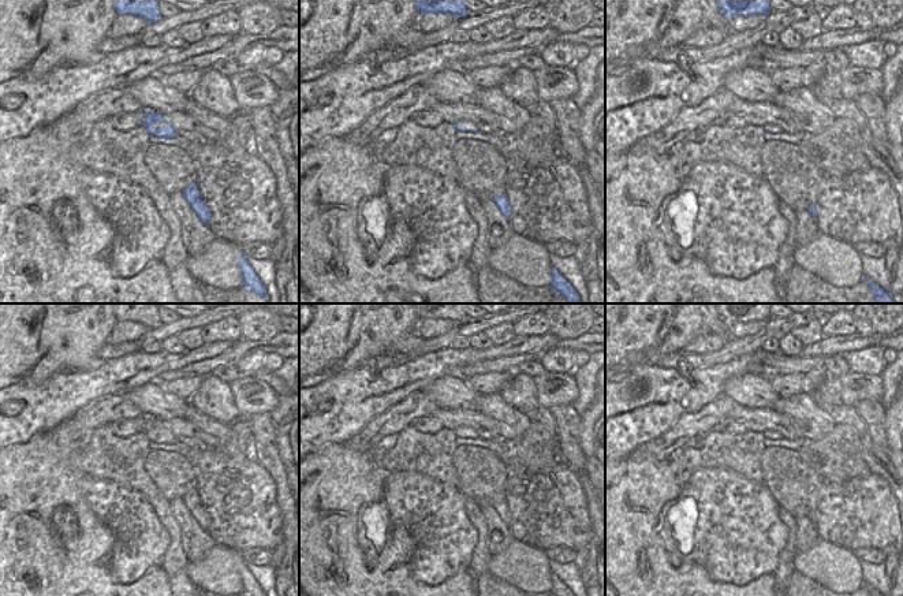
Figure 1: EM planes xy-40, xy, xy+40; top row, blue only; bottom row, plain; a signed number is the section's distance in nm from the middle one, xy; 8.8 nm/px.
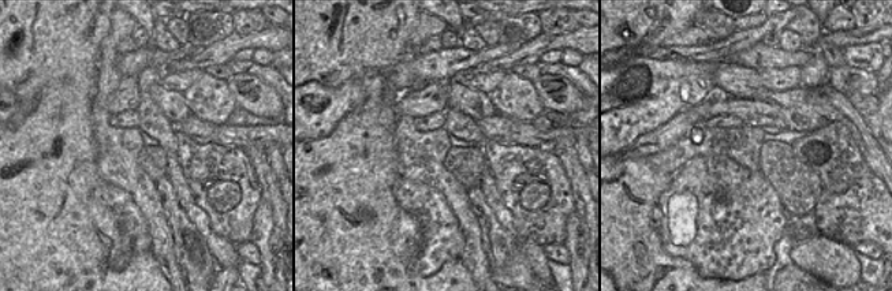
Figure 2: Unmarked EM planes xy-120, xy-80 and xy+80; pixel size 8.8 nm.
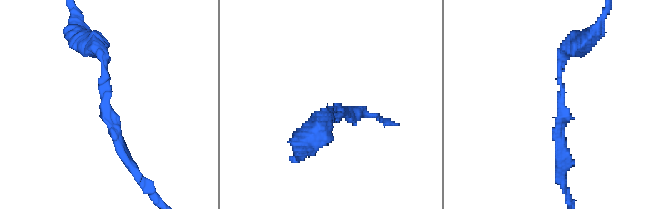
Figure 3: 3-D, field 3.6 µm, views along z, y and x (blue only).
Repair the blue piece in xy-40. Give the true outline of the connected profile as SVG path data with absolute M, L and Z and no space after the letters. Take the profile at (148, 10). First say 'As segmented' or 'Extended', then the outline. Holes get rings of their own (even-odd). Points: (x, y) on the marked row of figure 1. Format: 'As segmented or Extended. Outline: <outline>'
As segmented. Outline: M116 0L115 11L117 14L131 14L156 23L161 15L158 12L158 0Z

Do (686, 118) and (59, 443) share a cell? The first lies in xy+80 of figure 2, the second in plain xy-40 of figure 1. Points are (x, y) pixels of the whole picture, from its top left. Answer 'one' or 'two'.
two

